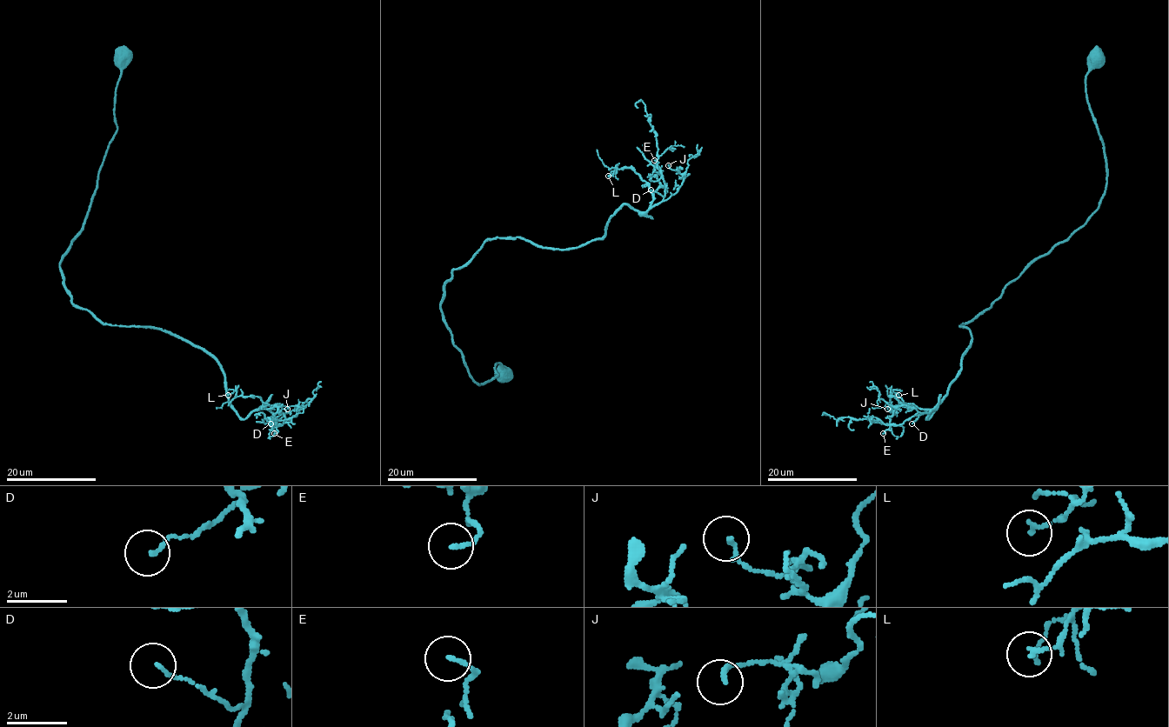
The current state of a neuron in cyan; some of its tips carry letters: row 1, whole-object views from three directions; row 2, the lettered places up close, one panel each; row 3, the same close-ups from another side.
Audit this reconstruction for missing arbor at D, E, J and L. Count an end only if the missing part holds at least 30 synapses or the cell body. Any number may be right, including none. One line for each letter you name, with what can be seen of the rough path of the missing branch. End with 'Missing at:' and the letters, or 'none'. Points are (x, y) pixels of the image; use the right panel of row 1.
Missing at: none

